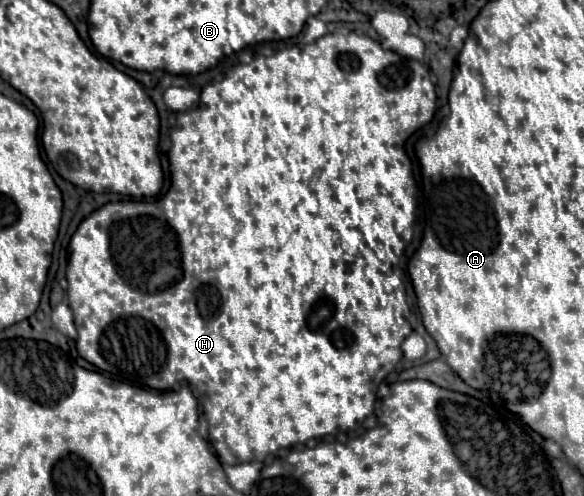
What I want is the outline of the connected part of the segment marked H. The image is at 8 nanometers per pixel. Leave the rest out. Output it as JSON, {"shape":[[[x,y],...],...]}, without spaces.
{"shape":[[[355,32],[349,34],[327,34],[319,38],[315,44],[305,44],[305,46],[289,46],[276,51],[273,56],[259,56],[251,64],[237,64],[233,66],[221,82],[209,84],[199,98],[199,106],[187,112],[177,114],[177,122],[171,130],[171,150],[169,150],[169,166],[171,166],[171,182],[173,188],[161,198],[153,202],[141,202],[141,200],[125,200],[125,202],[109,202],[95,210],[89,218],[85,218],[68,247],[68,265],[66,279],[68,282],[67,299],[71,304],[75,324],[77,324],[77,352],[81,358],[97,366],[99,370],[107,372],[111,378],[117,378],[117,382],[125,382],[131,386],[145,386],[153,390],[169,390],[175,382],[189,382],[199,394],[203,396],[203,408],[205,408],[205,418],[209,422],[209,440],[213,442],[217,456],[223,464],[243,464],[243,462],[253,462],[259,460],[263,462],[267,456],[277,454],[281,448],[289,448],[293,444],[305,444],[311,438],[323,438],[329,434],[337,432],[351,432],[357,430],[367,416],[371,416],[373,406],[375,406],[375,394],[379,384],[385,380],[385,376],[399,364],[403,358],[401,344],[403,340],[411,334],[411,324],[407,320],[409,308],[405,302],[405,284],[401,278],[399,270],[399,256],[403,254],[405,246],[413,238],[413,222],[415,222],[415,192],[417,184],[413,178],[413,164],[411,158],[405,152],[405,142],[411,134],[415,134],[419,128],[429,124],[433,120],[433,114],[437,110],[437,94],[435,94],[435,84],[431,82],[431,72],[425,68],[421,62],[403,58],[397,52],[383,50],[381,44],[369,36],[357,36]]]}

